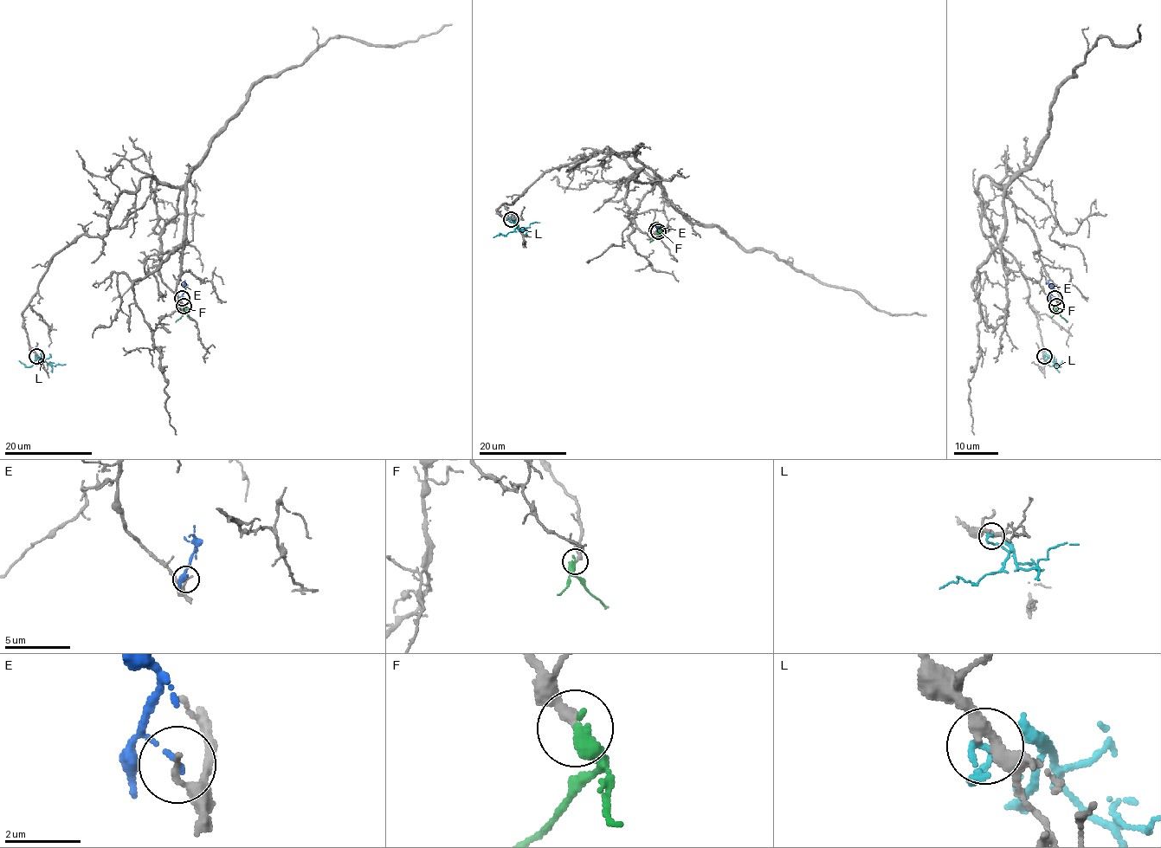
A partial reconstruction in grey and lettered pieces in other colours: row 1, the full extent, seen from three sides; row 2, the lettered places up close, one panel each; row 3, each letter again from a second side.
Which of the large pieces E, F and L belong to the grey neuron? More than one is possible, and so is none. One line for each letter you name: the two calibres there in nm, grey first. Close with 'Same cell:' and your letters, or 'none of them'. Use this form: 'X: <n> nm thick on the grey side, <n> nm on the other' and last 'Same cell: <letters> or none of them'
F: 280 nm thick on the grey side, 420 nm on the other
Same cell: F

